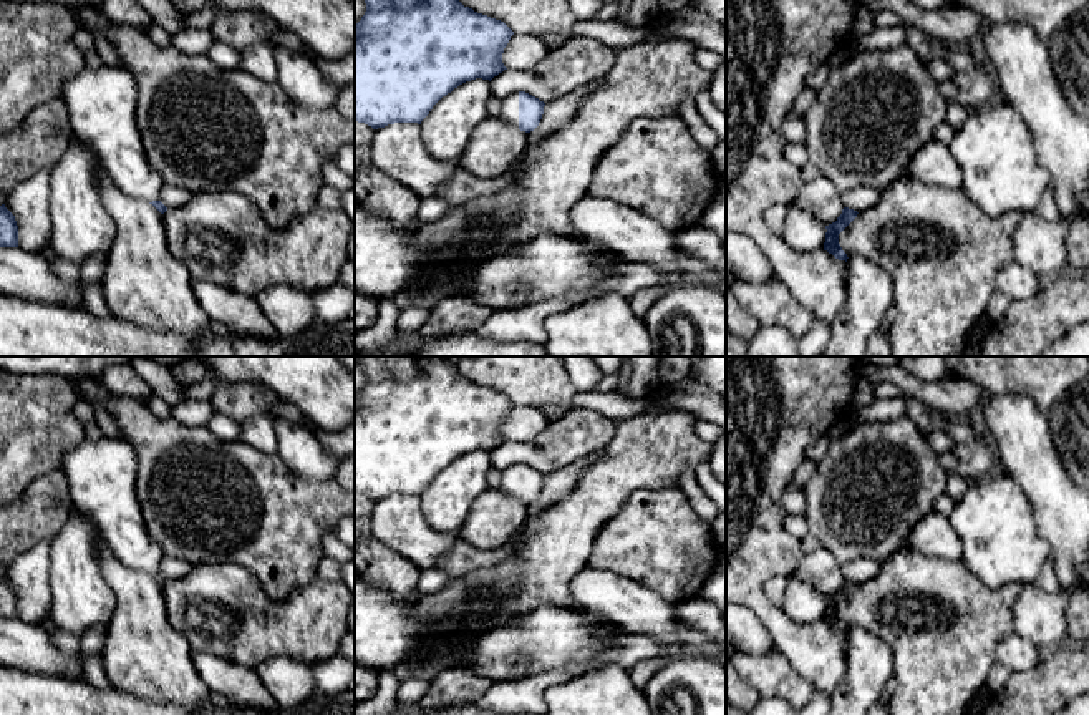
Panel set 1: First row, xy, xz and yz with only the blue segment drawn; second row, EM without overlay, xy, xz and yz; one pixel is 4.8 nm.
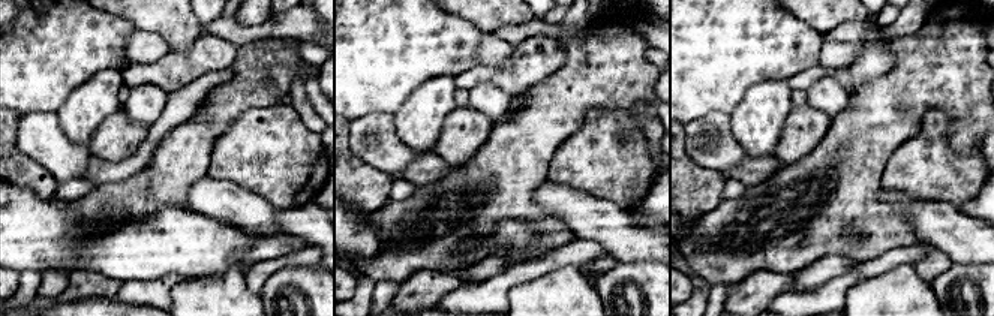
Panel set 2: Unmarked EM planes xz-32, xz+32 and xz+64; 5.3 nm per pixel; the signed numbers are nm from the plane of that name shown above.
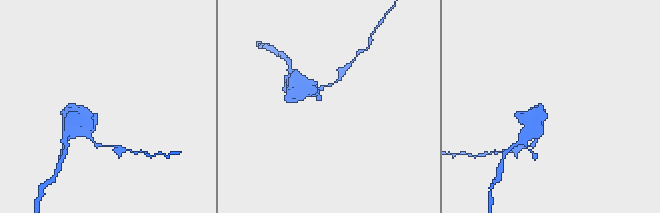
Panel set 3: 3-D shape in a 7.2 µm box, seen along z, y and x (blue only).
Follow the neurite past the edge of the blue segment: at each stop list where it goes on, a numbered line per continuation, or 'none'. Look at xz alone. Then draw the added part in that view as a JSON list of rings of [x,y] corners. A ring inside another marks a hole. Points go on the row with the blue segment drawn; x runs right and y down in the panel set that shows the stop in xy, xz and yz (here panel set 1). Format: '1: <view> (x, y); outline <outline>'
1: xz (509, 108); outline [[[519,91],[506,96],[497,114],[506,124],[519,128]]]

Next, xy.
1: xy (101, 102); outline [[[123,65],[85,66],[61,86],[61,100],[68,108],[73,134],[96,153],[101,168],[121,192],[152,202],[159,201],[164,181],[148,163],[136,124],[136,98],[136,80]]]

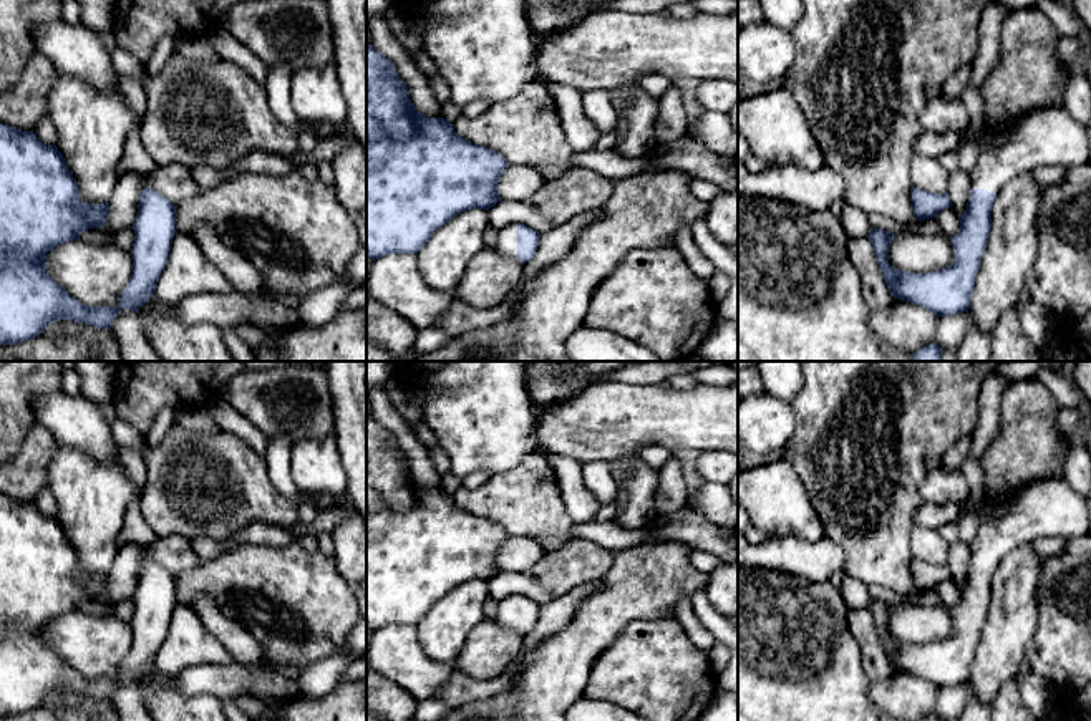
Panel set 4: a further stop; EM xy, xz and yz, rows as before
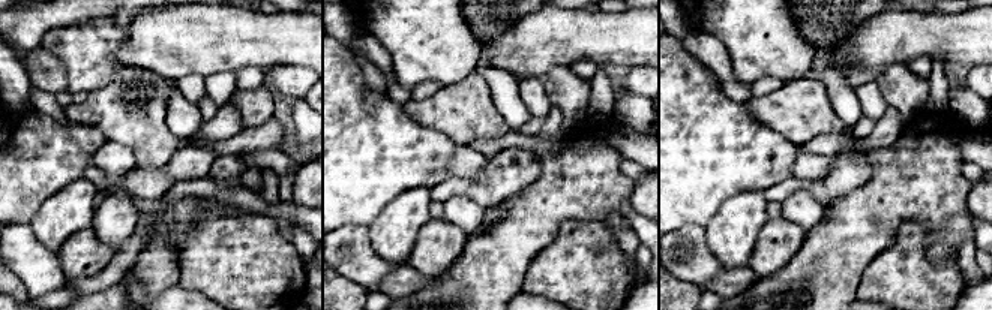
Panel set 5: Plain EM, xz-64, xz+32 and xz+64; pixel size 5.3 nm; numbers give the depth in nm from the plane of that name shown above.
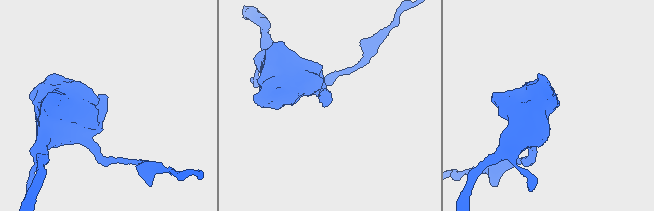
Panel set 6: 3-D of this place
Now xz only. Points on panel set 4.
1: xz (506, 244); outline [[[512,222],[512,224],[499,229],[497,239],[492,244],[492,247],[499,252],[501,257],[522,264],[517,259],[517,222]]]

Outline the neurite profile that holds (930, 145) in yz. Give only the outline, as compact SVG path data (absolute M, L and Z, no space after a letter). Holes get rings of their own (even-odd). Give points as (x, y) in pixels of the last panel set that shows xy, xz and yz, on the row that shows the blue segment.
M970 128L962 133L937 134L924 131L922 136L914 143L917 157L937 157L943 152L957 152L958 148L970 138Z

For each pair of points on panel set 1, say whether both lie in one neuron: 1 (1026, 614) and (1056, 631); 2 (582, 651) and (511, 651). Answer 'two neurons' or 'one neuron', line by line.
1: one neuron
2: one neuron

